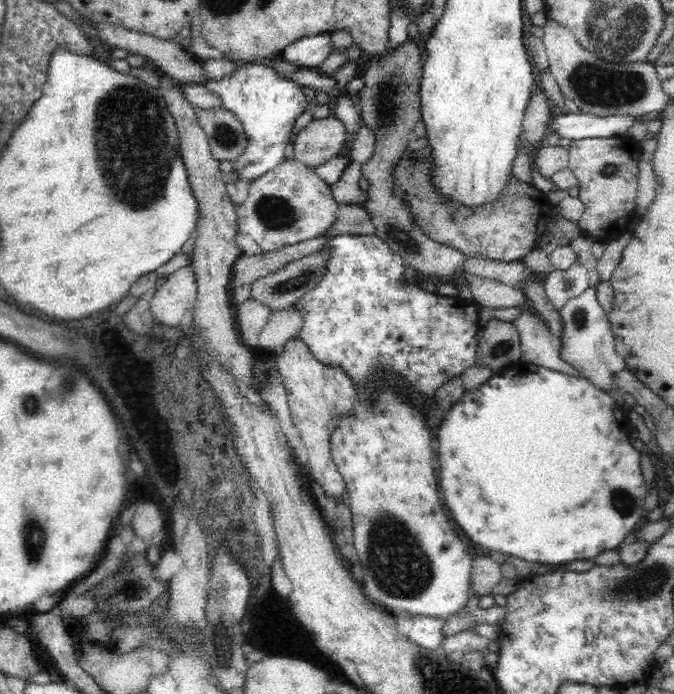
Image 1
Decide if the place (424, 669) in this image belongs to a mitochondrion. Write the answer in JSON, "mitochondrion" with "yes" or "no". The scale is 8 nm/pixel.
{"mitochondrion":"yes"}

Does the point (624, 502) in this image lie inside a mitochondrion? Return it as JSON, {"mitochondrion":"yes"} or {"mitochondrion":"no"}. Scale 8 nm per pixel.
{"mitochondrion":"yes"}

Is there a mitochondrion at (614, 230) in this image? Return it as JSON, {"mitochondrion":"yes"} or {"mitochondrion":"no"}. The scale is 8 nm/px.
{"mitochondrion":"no"}

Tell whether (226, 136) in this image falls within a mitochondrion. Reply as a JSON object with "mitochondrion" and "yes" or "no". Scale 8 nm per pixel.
{"mitochondrion":"yes"}

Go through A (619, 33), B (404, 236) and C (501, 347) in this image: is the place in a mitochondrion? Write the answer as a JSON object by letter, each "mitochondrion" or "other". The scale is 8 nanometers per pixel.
{"A":"mitochondrion","B":"mitochondrion","C":"mitochondrion"}

